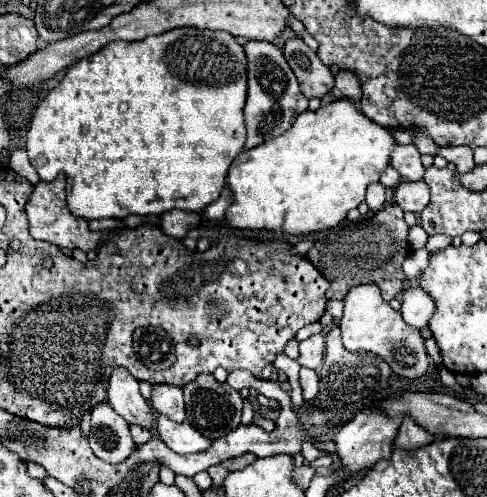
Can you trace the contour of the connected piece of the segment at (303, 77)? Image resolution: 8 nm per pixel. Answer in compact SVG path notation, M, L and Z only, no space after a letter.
M301 38L287 40L283 46L283 56L307 98L321 98L333 90L335 80L331 70L321 64L319 56Z

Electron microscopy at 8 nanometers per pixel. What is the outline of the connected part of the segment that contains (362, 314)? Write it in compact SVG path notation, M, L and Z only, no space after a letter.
M361 284L351 288L343 302L345 302L345 314L339 322L339 328L343 336L343 346L349 352L373 352L381 356L397 376L409 380L427 374L429 356L421 332L405 324L401 312L395 312L385 300L381 300L381 292L377 292L373 284Z

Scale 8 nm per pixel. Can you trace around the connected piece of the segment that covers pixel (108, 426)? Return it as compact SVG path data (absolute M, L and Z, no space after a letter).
M107 402L99 404L91 412L91 434L89 444L93 454L109 464L125 462L135 450L135 442L129 432L129 424L109 408Z

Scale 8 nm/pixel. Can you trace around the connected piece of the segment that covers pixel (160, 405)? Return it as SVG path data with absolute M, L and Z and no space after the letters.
M159 384L153 386L153 396L151 404L155 412L165 414L173 422L183 422L185 420L185 406L183 406L183 390L177 386L169 384Z

